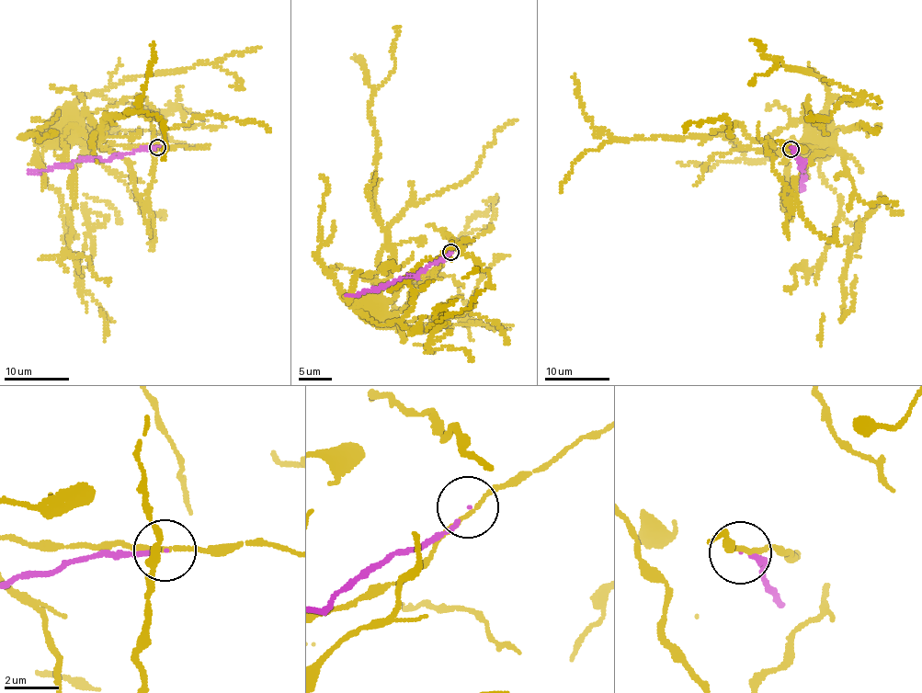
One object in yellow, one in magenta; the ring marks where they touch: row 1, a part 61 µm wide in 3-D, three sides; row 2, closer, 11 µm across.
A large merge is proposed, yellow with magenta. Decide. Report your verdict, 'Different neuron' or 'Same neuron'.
Different neuron

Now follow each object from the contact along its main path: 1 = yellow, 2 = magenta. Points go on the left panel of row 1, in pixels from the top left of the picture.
1: (157, 147), (85, 142), (77, 134), (102, 137), (104, 116), (115, 114), (155, 116), (165, 120), (162, 160)
2: (157, 147), (143, 148), (108, 160), (83, 158), (69, 165), (28, 173)

